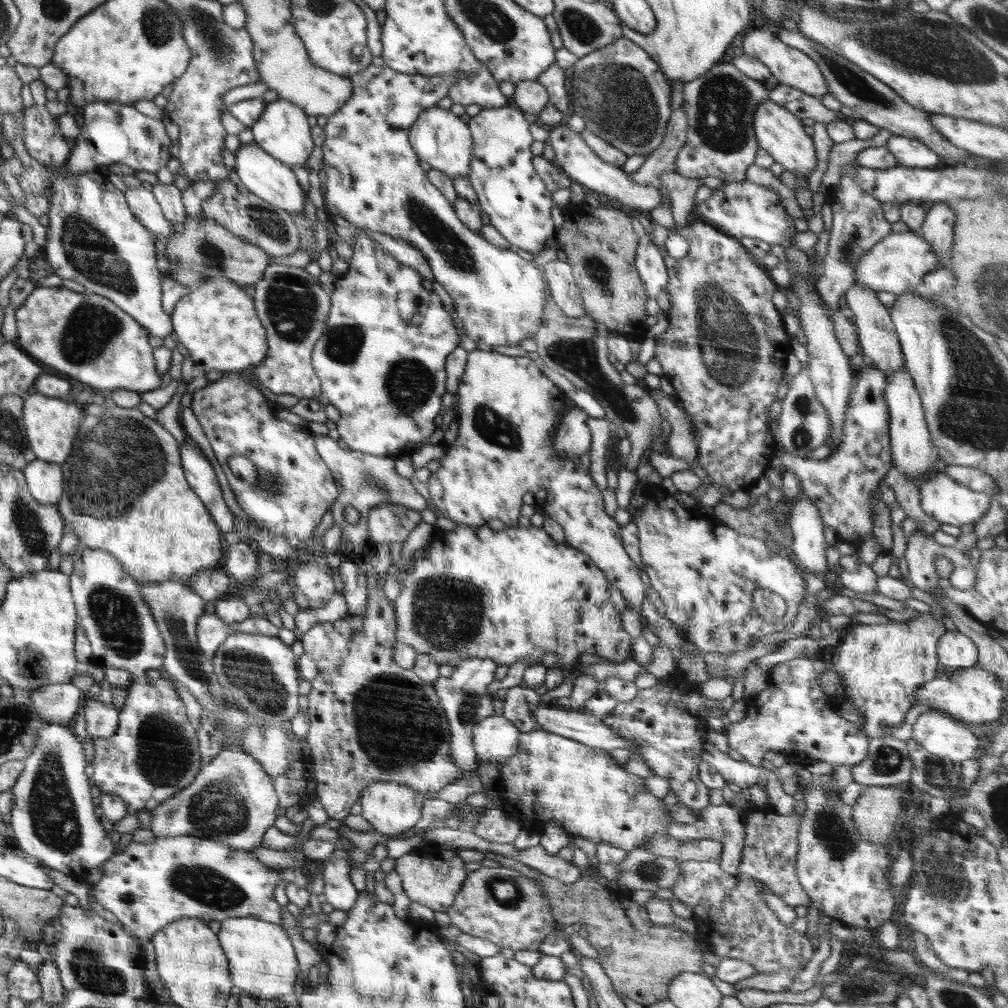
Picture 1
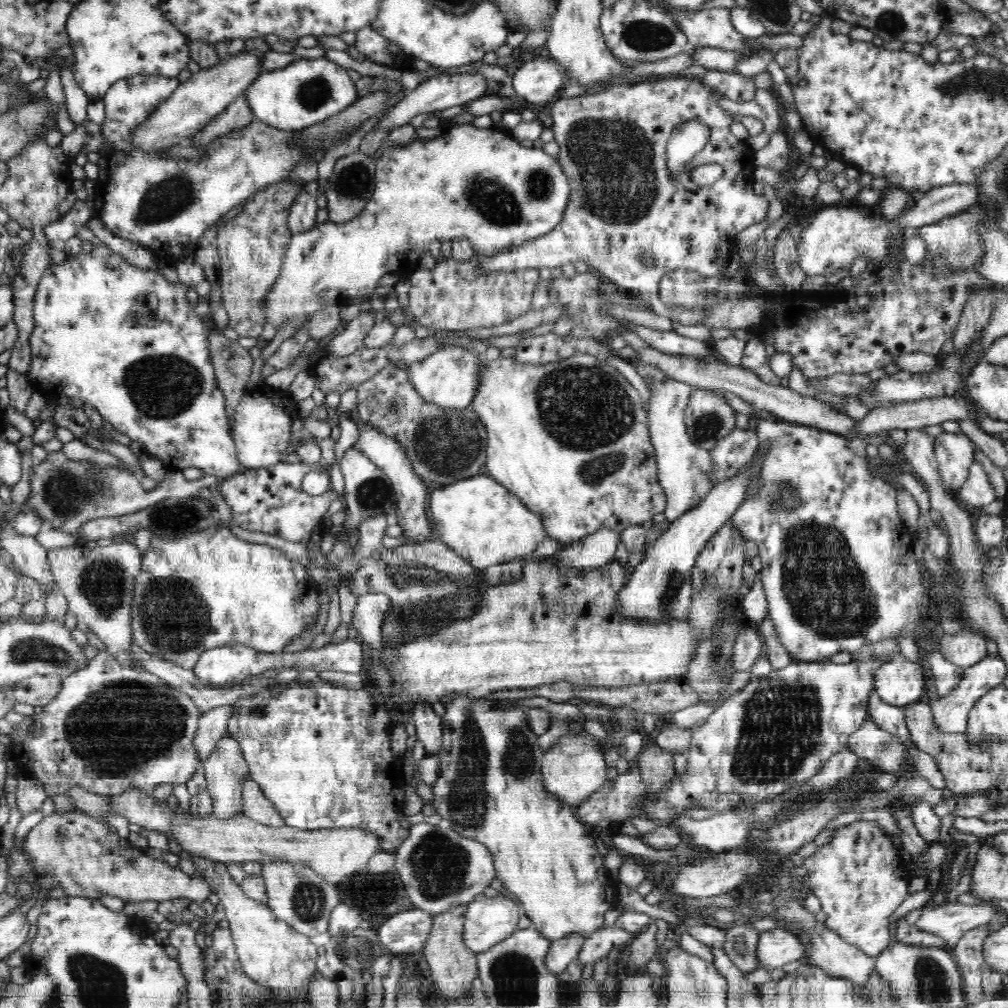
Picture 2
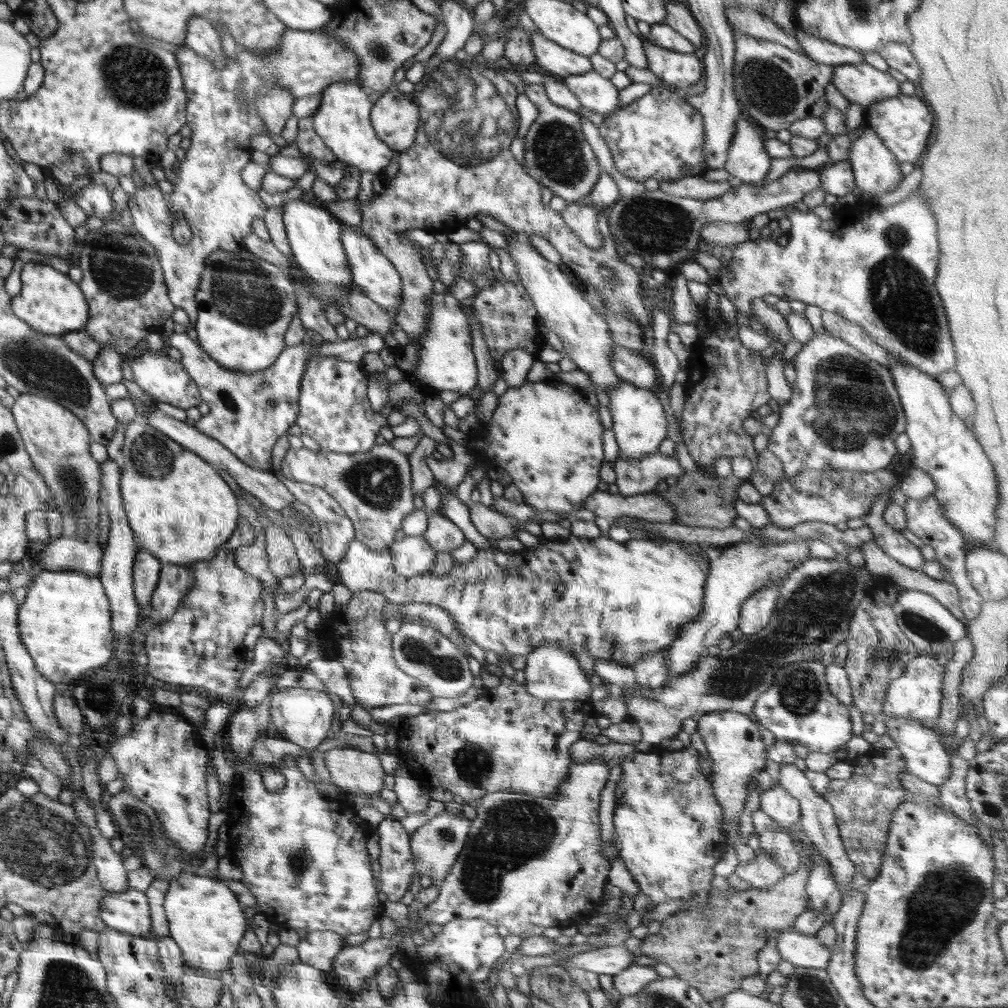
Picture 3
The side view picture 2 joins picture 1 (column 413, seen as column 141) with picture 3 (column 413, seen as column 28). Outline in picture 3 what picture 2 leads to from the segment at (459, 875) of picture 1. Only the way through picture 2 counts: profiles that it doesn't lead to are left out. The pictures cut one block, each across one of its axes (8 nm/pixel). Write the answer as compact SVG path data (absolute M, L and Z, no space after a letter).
M445 811L428 820L414 834L410 834L409 845L413 854L415 873L420 876L430 876L432 884L440 887L467 843L470 828L471 820L464 814L453 815Z

